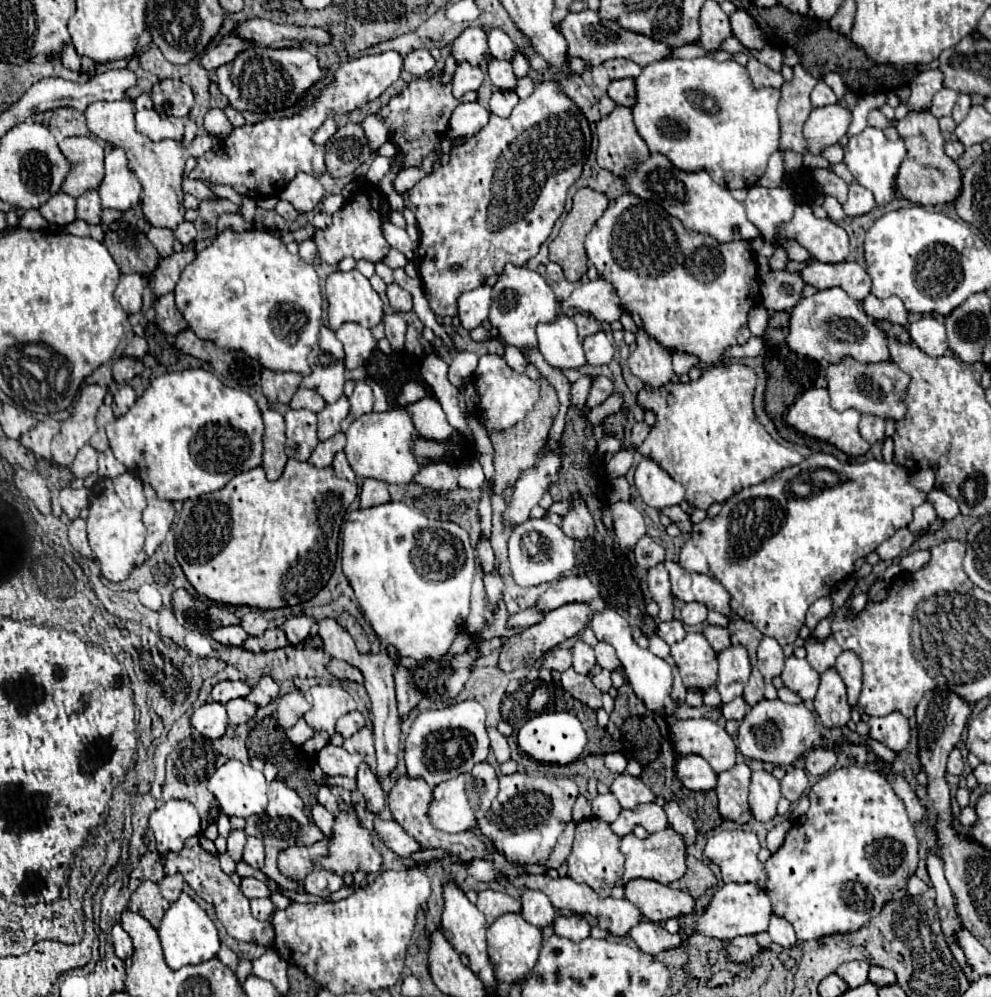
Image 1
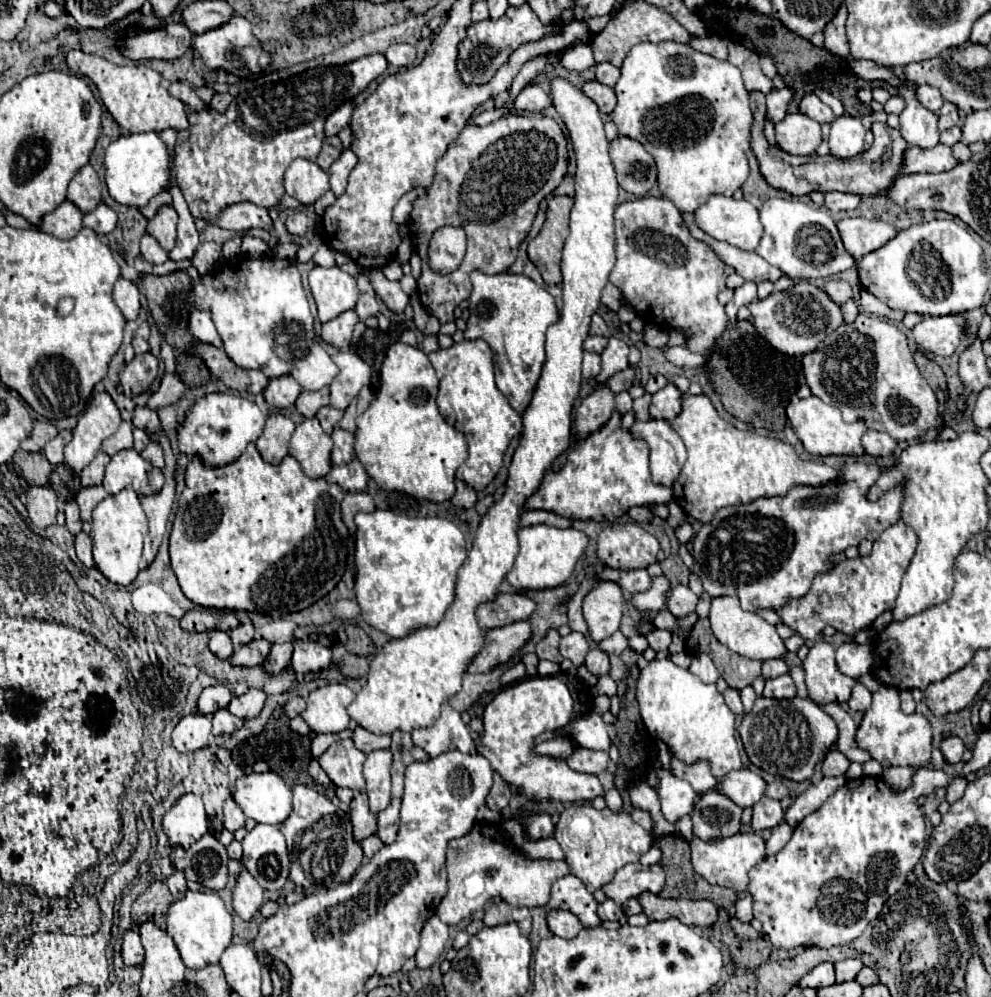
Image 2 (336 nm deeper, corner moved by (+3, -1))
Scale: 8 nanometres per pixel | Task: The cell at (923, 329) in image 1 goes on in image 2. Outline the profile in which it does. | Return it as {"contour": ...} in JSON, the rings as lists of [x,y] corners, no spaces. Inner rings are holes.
{"contour":[[[950,314],[950,316],[926,316],[922,318],[914,328],[914,340],[916,344],[930,354],[936,356],[952,356],[954,350],[960,344],[960,334],[962,334],[962,316]]]}

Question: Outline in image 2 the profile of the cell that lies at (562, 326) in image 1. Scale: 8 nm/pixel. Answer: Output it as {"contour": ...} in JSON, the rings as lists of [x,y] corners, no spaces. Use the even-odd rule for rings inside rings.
{"contour":[[[584,352],[584,360],[582,360],[582,376],[586,380],[592,380],[598,372],[600,372],[600,354],[594,352]]]}

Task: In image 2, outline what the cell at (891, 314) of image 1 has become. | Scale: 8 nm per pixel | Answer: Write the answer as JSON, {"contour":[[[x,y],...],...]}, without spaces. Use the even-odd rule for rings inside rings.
{"contour":[[[830,280],[830,282],[824,284],[822,290],[826,290],[826,294],[836,304],[844,304],[844,302],[852,300],[852,286],[848,282],[844,282],[844,280]]]}

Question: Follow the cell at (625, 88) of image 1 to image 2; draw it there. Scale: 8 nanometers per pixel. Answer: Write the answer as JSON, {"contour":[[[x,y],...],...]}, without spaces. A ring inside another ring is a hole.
{"contour":[[[596,80],[594,82],[586,82],[582,92],[598,104],[600,112],[610,114],[614,110],[614,106],[616,106],[616,92],[614,92],[614,88],[604,86],[604,84],[596,82]]]}

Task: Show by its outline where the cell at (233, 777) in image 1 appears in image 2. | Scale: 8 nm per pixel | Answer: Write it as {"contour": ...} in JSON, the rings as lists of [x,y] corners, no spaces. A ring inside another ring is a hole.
{"contour":[[[274,772],[248,774],[234,782],[232,798],[246,818],[258,824],[282,824],[292,810],[292,792]]]}

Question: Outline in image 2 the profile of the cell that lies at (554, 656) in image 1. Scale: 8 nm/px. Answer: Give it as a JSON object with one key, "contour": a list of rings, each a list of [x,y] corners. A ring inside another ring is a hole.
{"contour":[[[570,632],[560,640],[560,654],[562,658],[568,658],[574,666],[584,664],[584,656],[590,650],[588,640],[580,632]]]}

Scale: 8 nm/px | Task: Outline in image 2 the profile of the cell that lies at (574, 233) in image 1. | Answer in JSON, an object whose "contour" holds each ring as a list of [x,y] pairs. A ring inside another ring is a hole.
{"contour":[[[554,196],[548,202],[548,218],[540,234],[528,244],[528,258],[540,270],[546,284],[560,284],[560,256],[568,236],[568,216],[574,200],[570,196]]]}

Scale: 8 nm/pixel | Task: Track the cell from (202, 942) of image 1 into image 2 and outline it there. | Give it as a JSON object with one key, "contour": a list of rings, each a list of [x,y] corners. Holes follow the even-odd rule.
{"contour":[[[192,892],[174,902],[166,916],[166,932],[178,946],[178,952],[188,968],[204,968],[208,964],[218,964],[222,952],[232,940],[232,916],[224,908],[224,902],[214,892]]]}

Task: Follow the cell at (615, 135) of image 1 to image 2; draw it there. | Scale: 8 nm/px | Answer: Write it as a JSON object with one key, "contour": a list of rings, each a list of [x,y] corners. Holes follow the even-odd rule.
{"contour":[[[618,136],[610,142],[610,158],[620,188],[634,196],[646,196],[656,186],[656,162],[638,140]]]}

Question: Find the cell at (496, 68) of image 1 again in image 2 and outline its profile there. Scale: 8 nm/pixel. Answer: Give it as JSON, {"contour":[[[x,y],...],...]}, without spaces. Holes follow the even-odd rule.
{"contour":[[[538,84],[526,86],[516,98],[514,98],[514,108],[520,112],[540,112],[542,108],[550,106],[552,100],[546,92],[540,90]]]}

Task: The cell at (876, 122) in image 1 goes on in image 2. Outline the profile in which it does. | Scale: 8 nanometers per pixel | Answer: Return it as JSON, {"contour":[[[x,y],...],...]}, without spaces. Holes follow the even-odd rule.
{"contour":[[[750,92],[750,106],[754,112],[754,126],[752,126],[752,150],[760,162],[760,172],[764,174],[766,182],[774,188],[780,188],[788,194],[802,196],[810,192],[850,192],[860,196],[878,196],[892,188],[894,180],[902,174],[904,166],[904,150],[908,150],[908,144],[904,142],[902,134],[898,130],[892,130],[888,124],[874,122],[872,134],[874,144],[870,150],[862,152],[860,156],[854,156],[852,160],[836,158],[832,154],[828,156],[792,156],[784,152],[778,146],[770,146],[762,134],[764,130],[764,118],[766,118],[766,96],[762,92]]]}

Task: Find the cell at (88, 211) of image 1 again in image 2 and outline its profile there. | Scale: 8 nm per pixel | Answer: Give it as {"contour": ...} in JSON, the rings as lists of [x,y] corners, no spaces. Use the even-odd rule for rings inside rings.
{"contour":[[[104,202],[100,206],[96,206],[96,210],[84,214],[84,226],[92,228],[100,236],[110,234],[116,228],[116,222],[118,222],[116,212],[110,206],[106,206]]]}

